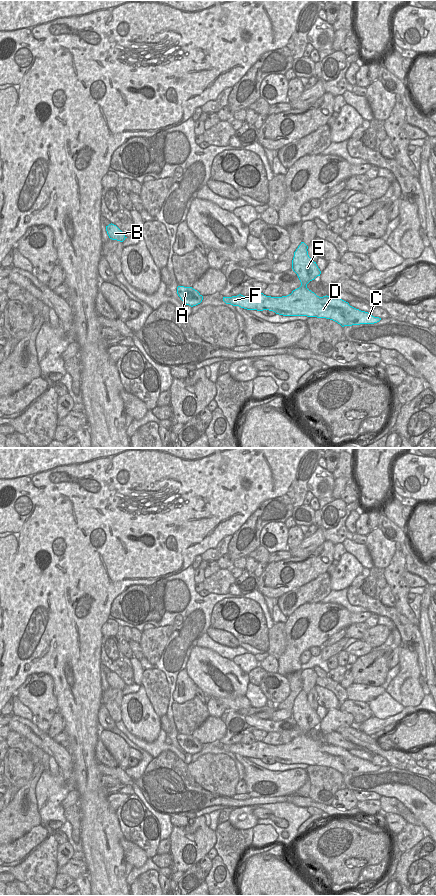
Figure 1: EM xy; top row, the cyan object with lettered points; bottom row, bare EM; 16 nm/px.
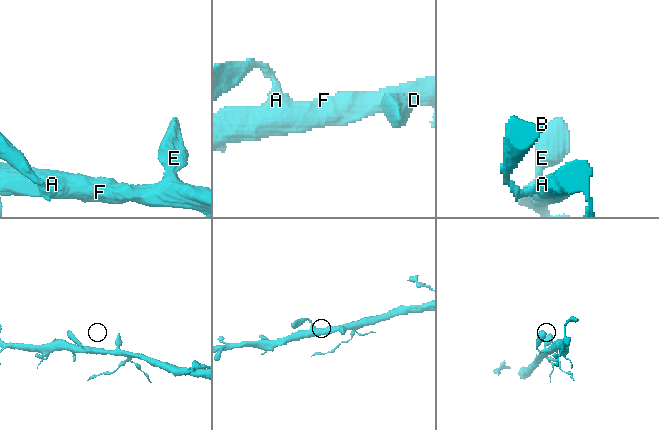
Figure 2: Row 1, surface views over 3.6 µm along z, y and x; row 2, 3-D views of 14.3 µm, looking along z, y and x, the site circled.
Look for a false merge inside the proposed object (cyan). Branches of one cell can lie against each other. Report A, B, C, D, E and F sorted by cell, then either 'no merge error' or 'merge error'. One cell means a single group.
A B C D E F; no merge error

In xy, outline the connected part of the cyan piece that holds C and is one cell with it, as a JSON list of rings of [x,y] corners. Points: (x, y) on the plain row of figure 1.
[[[301,690],[292,708],[292,717],[297,722],[301,734],[291,742],[282,745],[266,744],[255,741],[252,744],[241,742],[223,745],[226,752],[239,754],[247,758],[269,758],[283,764],[307,764],[326,766],[344,774],[374,772],[381,768],[371,761],[361,759],[348,750],[331,744],[319,745],[307,736],[307,732],[320,724],[321,719],[316,710],[308,703],[308,694]]]

